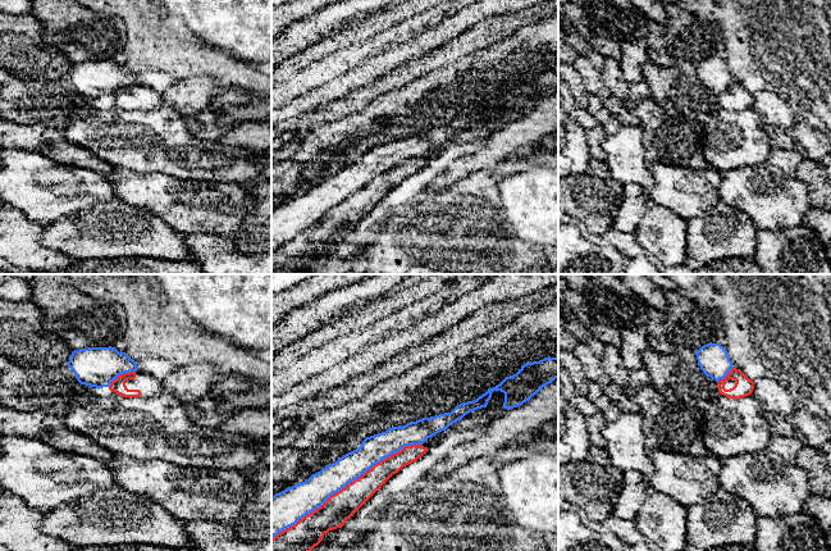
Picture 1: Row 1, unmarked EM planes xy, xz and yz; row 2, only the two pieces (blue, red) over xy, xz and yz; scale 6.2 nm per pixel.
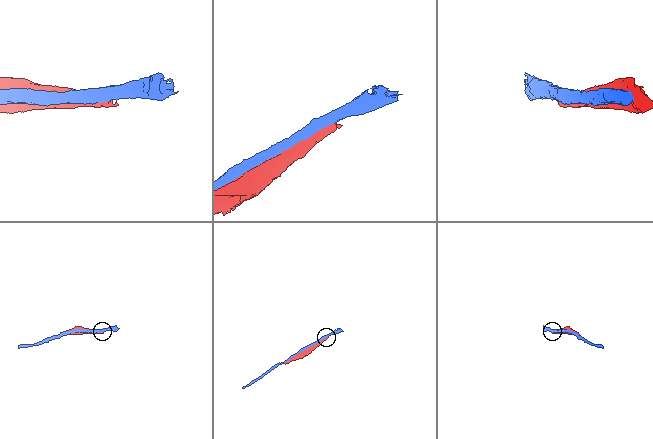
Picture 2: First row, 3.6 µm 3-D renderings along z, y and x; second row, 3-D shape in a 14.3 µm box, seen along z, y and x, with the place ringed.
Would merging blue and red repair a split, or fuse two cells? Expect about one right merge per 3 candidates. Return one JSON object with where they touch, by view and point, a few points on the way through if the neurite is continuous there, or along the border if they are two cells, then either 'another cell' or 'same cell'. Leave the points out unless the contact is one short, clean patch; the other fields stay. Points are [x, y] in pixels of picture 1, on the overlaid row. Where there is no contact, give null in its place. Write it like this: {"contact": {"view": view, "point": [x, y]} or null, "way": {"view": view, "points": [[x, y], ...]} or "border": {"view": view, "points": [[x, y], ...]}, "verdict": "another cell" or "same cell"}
{"contact": {"view": "xz", "point": [346, 485]}, "verdict": "another cell"}

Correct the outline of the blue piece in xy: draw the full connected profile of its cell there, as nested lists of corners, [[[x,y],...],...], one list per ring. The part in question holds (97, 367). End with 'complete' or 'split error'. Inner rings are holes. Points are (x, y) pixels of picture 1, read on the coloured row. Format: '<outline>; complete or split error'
[[[111,346],[74,350],[68,366],[81,384],[96,388],[109,387],[120,374],[137,372],[137,361]]]; complete

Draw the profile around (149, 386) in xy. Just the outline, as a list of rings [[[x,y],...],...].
[[[129,372],[118,375],[110,383],[109,390],[123,397],[150,397],[164,392],[164,386],[160,379],[152,375]]]

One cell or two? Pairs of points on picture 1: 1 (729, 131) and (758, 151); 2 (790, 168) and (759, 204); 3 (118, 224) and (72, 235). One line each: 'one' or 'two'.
1: one
2: two
3: one

